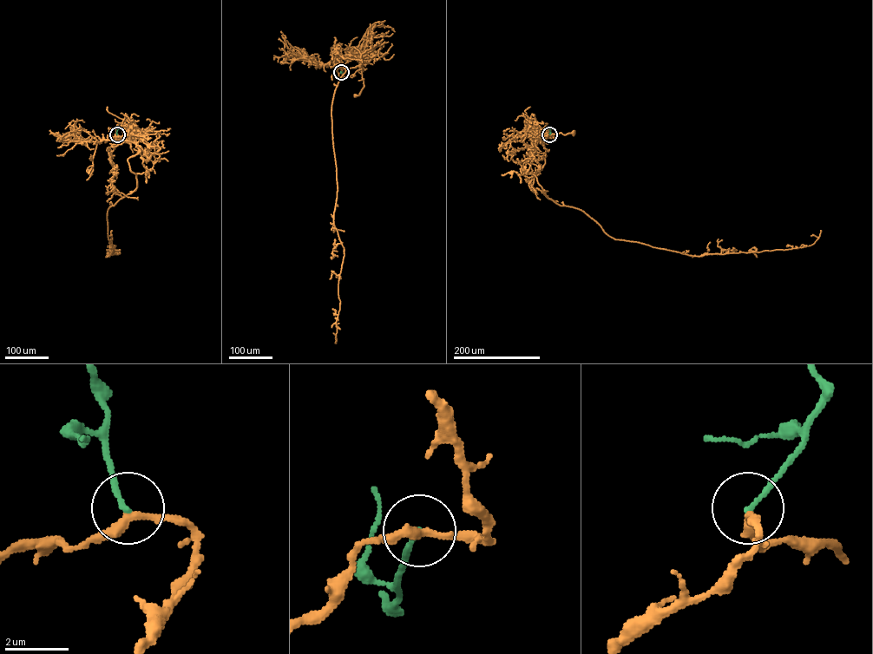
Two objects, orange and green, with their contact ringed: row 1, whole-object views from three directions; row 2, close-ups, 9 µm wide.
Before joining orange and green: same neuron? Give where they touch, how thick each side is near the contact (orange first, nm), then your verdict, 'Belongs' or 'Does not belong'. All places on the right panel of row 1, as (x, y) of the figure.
Place: (549, 134). Thickness 280 nm (orange) against 160 nm. Does not belong

